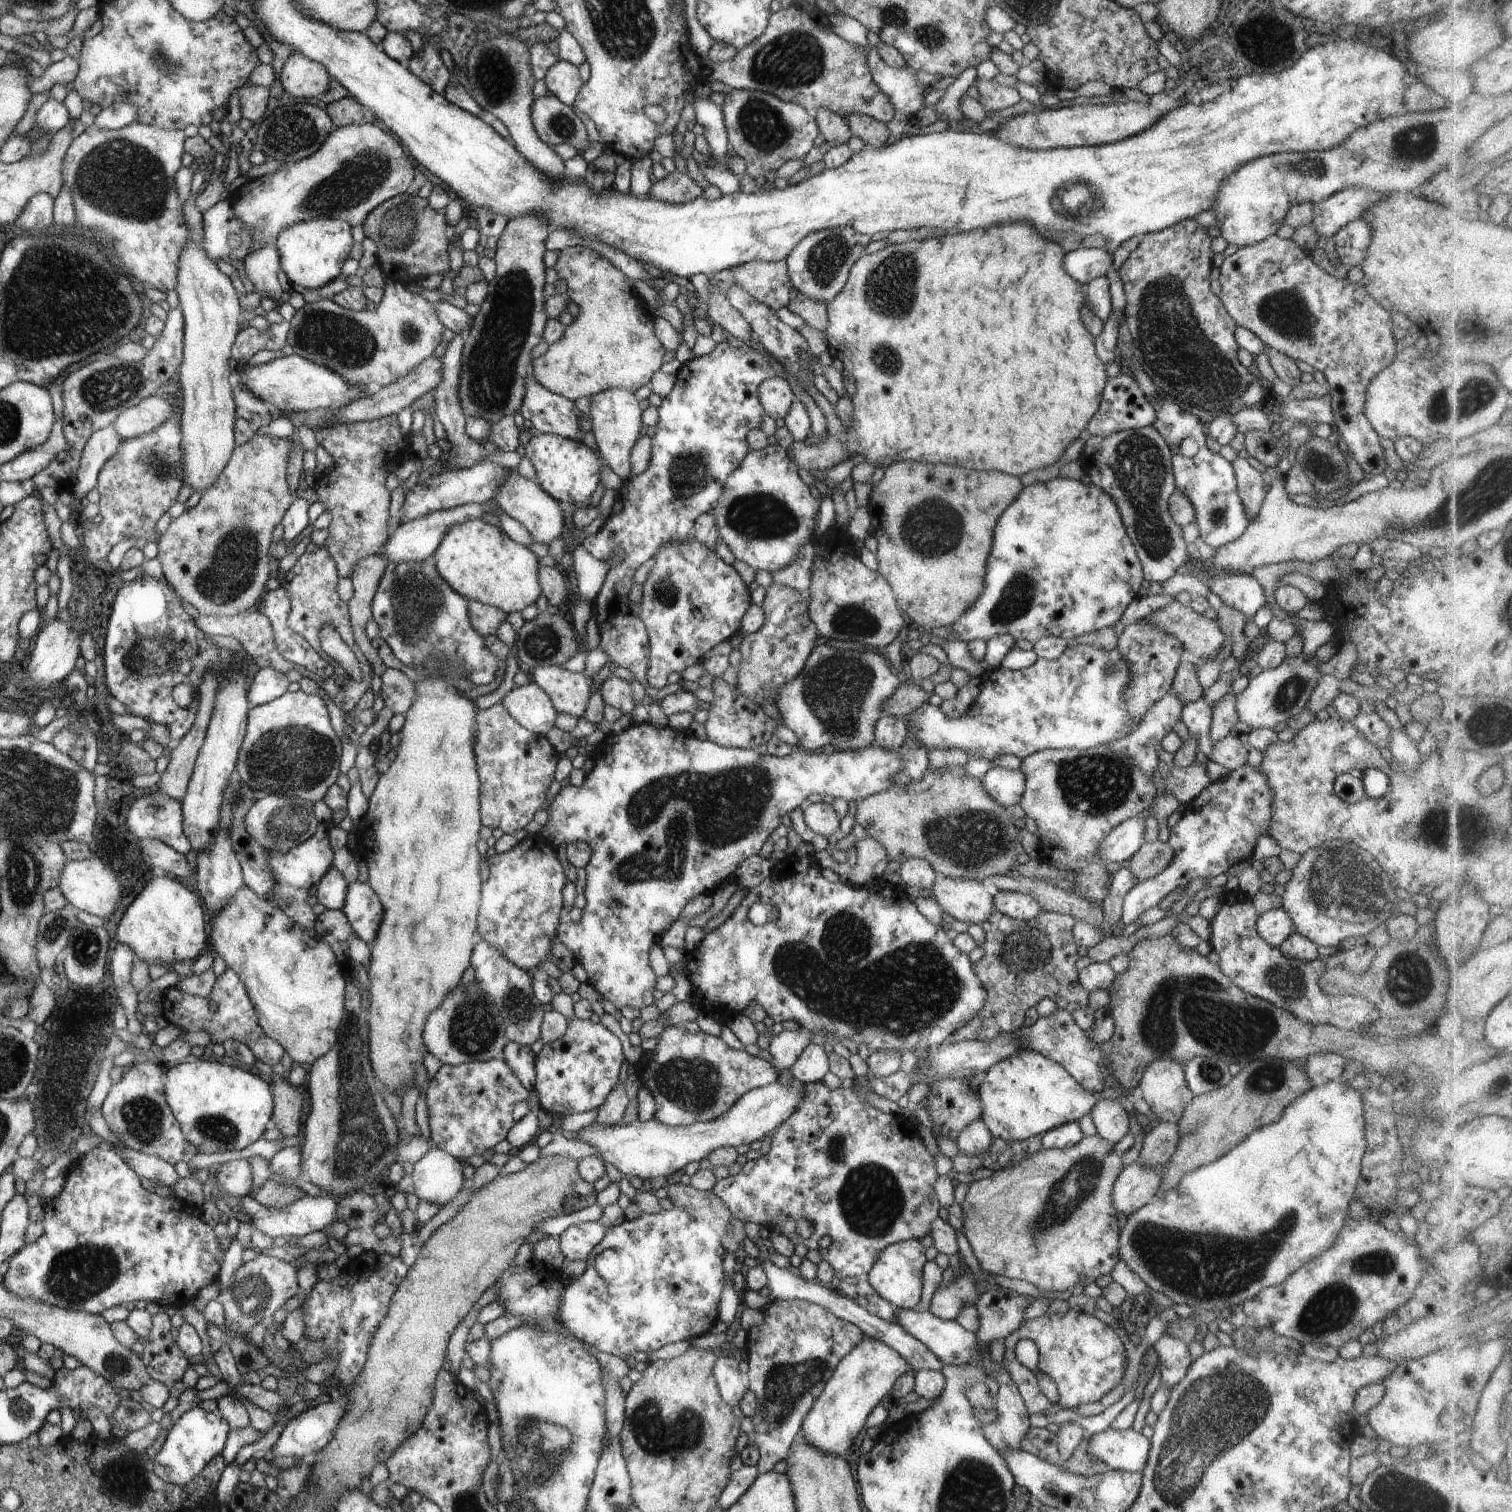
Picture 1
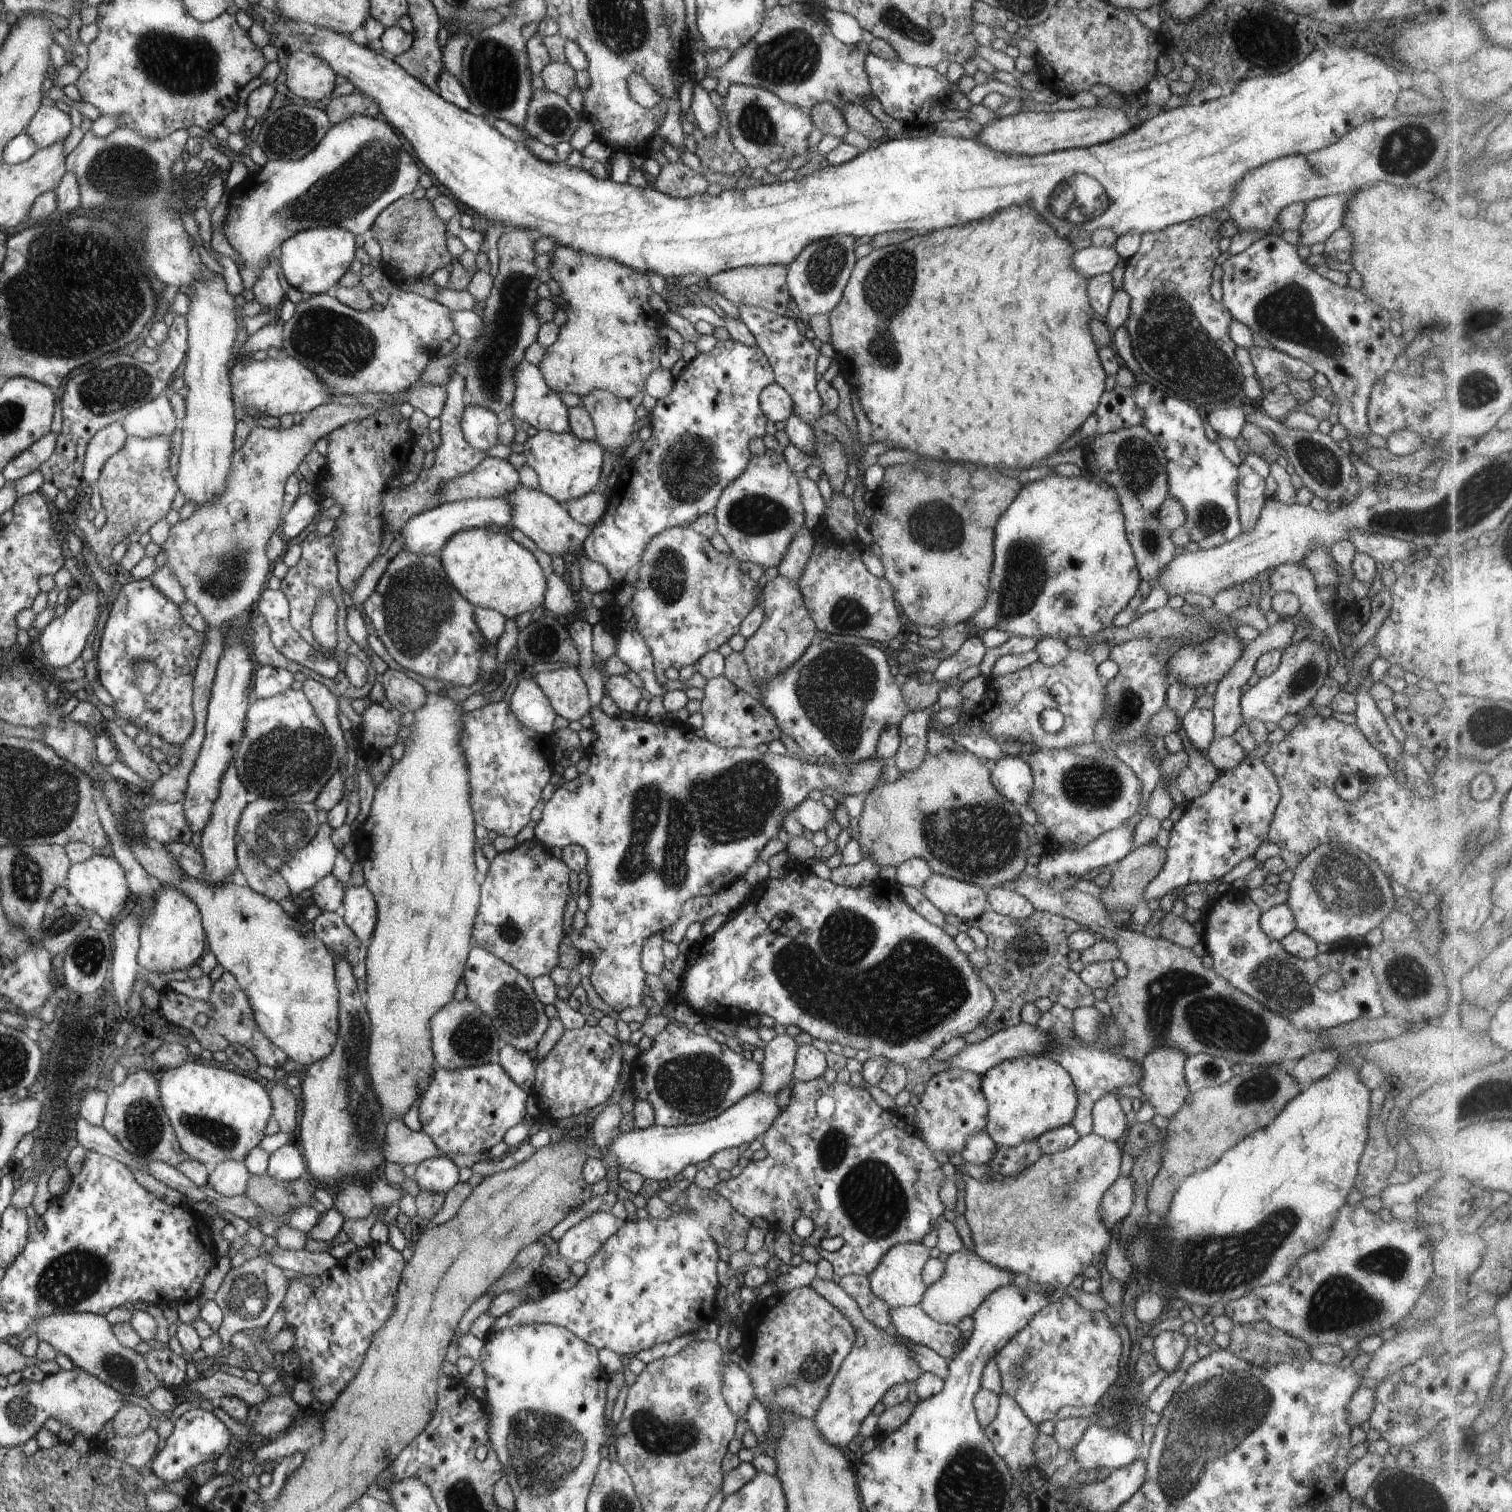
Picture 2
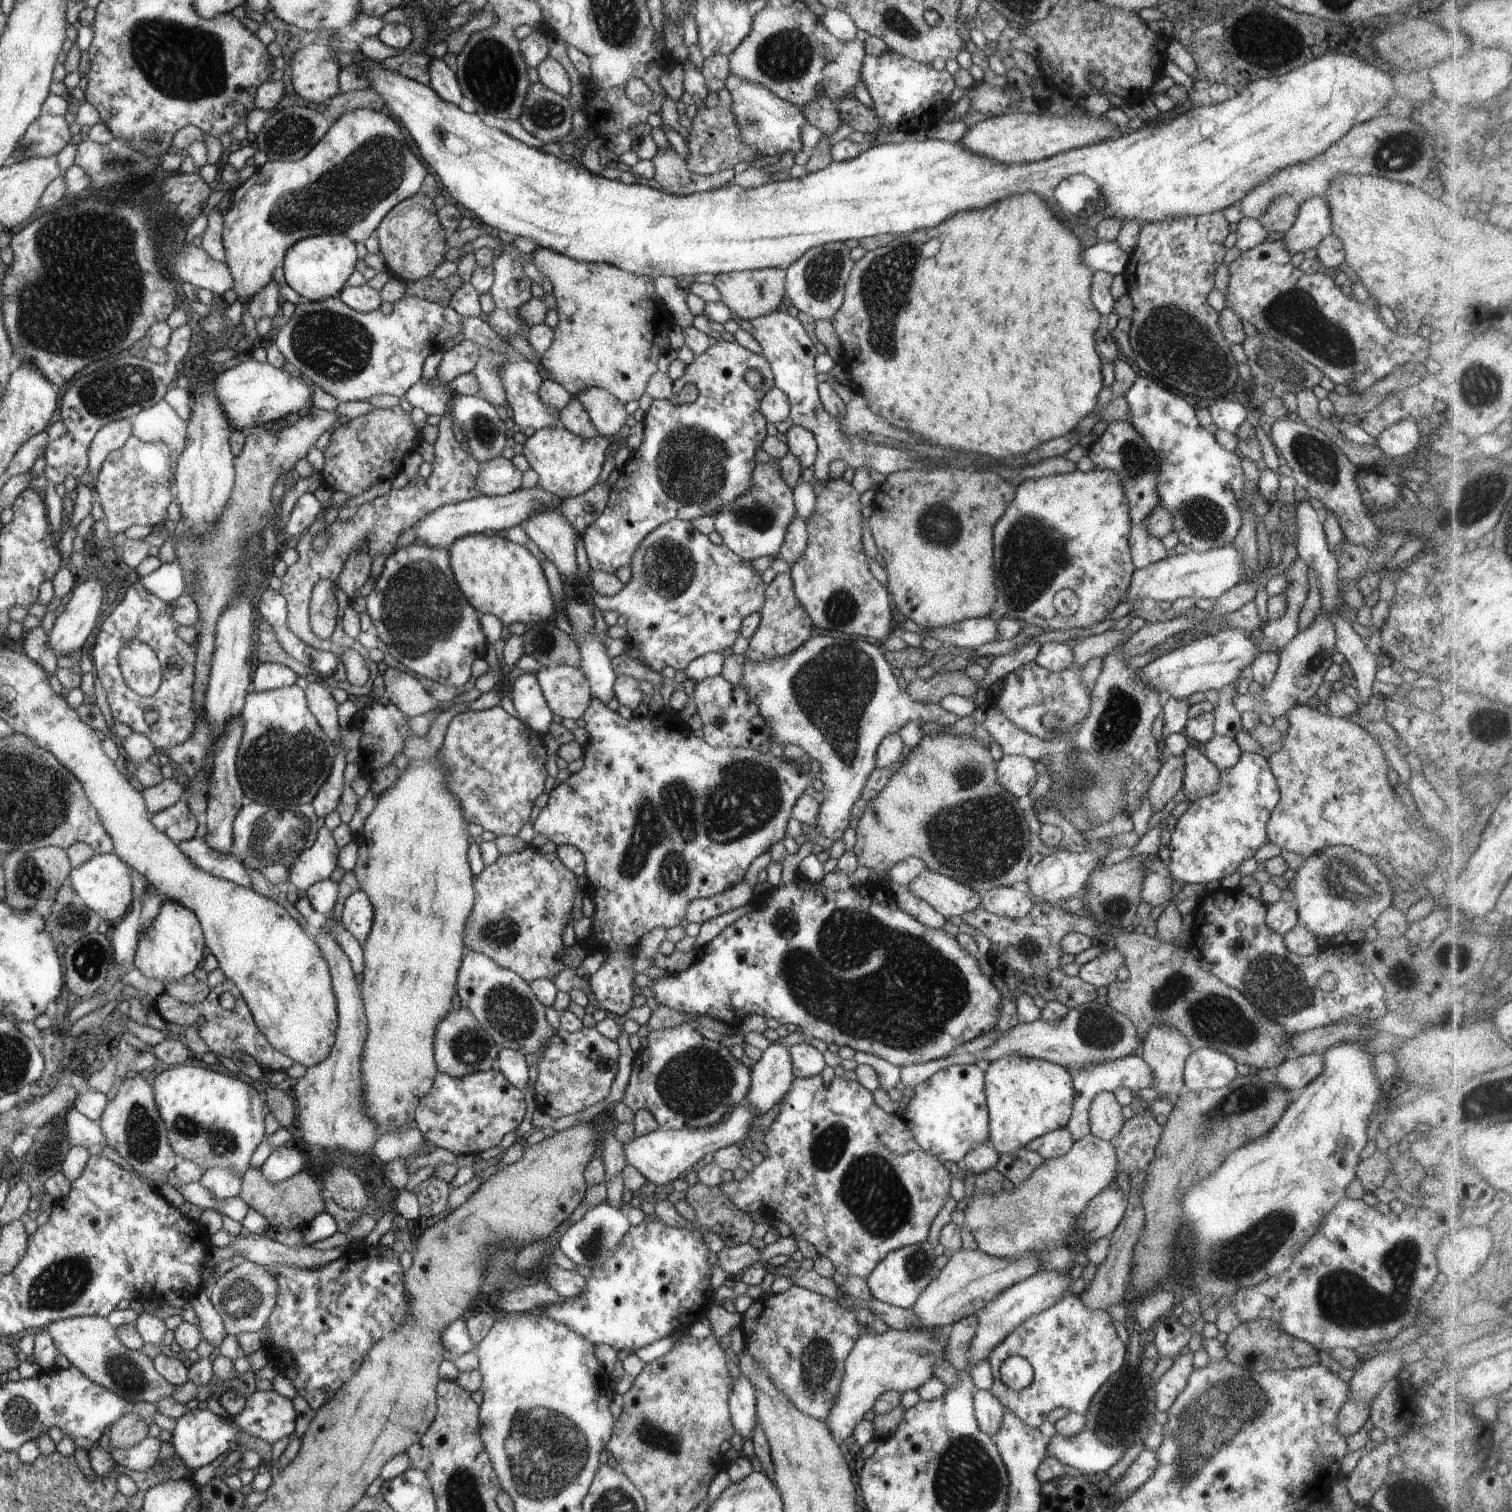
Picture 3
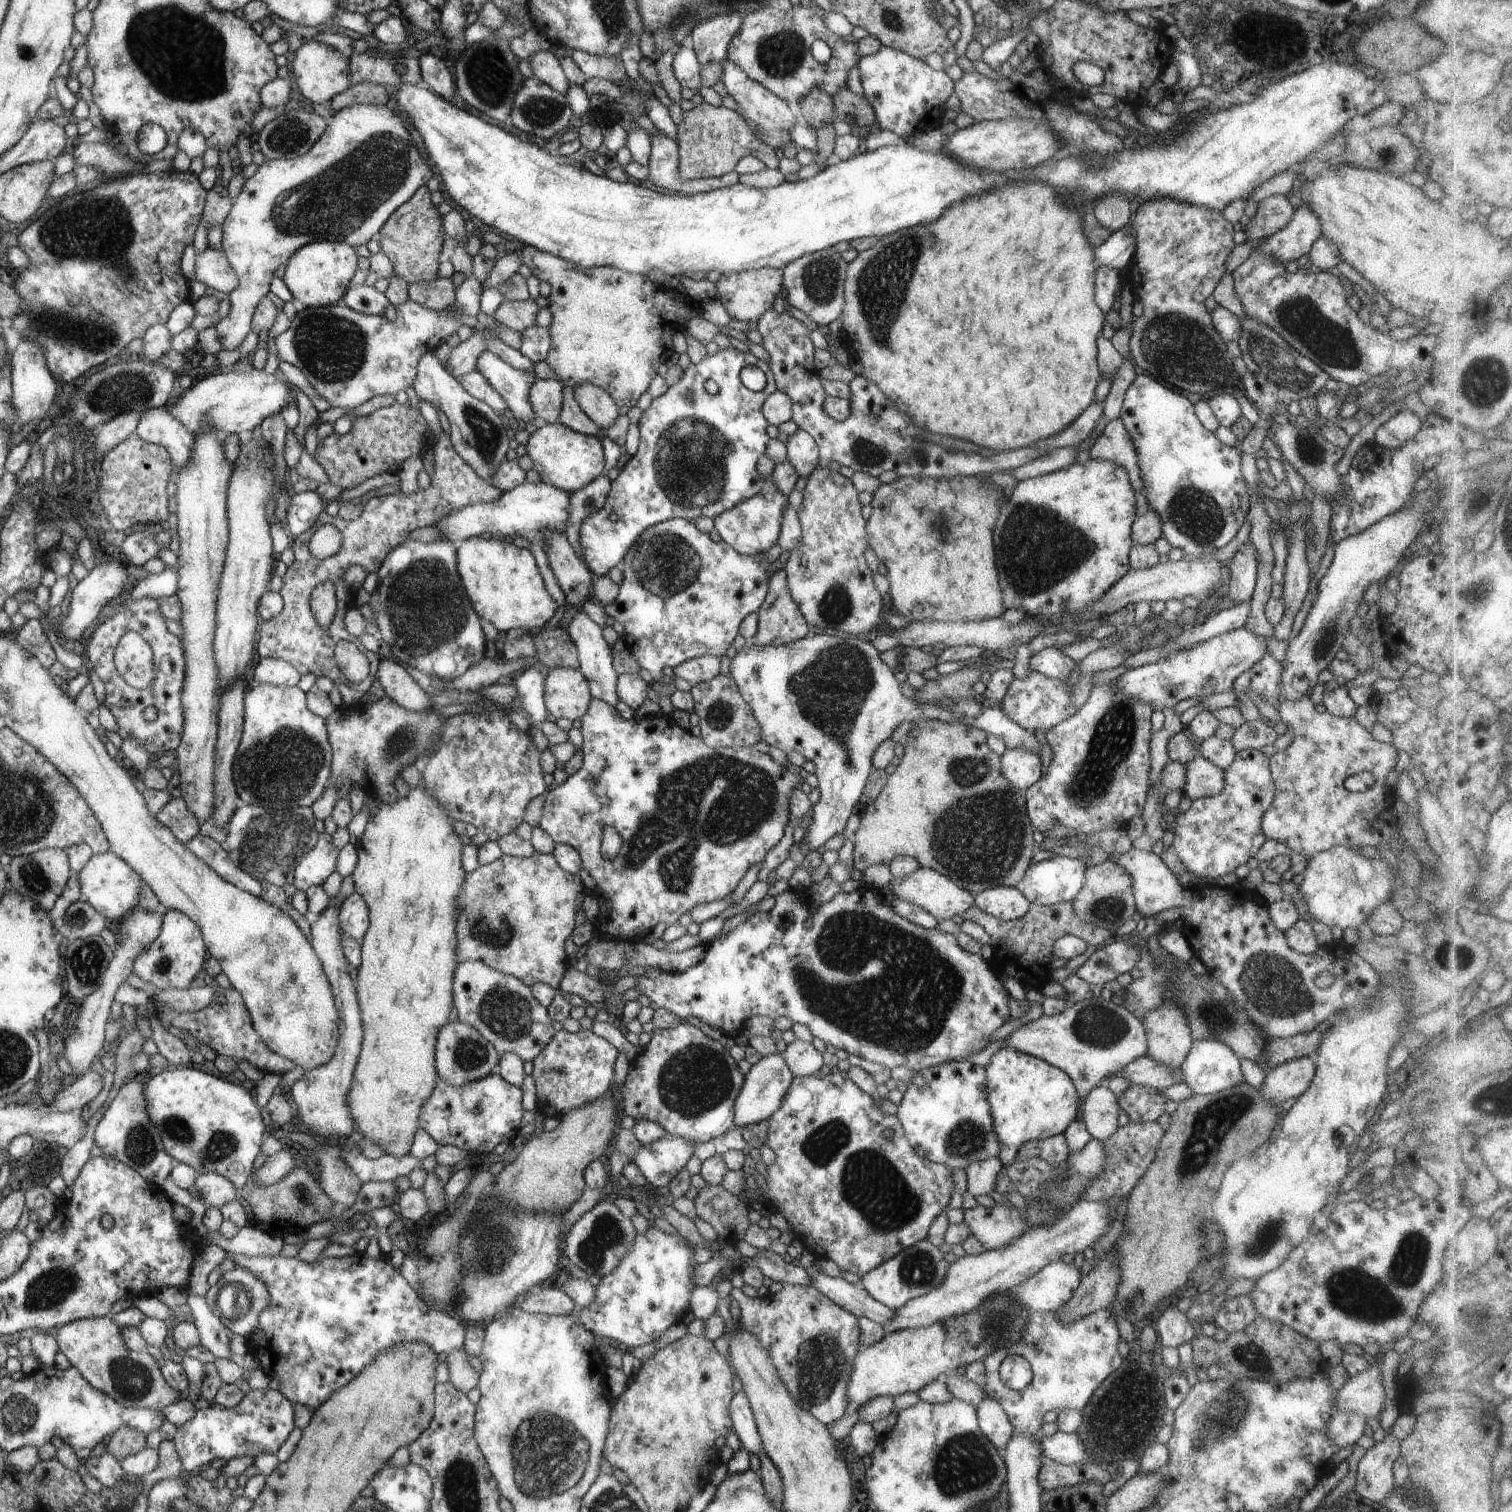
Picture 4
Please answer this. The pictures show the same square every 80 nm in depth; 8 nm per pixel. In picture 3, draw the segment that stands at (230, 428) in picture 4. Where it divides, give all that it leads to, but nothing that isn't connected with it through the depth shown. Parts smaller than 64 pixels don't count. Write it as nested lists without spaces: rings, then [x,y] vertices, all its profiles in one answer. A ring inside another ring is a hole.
[[[247,353],[243,362],[223,373],[218,373],[209,388],[222,402],[225,414],[236,431],[244,428],[258,428],[271,420],[282,420],[291,412],[298,412],[303,406],[312,406],[308,383],[296,369],[288,365],[288,370],[277,369],[268,362],[258,363]]]

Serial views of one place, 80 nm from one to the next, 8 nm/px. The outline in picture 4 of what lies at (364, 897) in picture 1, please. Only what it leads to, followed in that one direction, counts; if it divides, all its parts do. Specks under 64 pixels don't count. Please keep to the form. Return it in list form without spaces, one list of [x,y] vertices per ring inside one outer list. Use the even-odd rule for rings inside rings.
[[[352,892],[342,902],[340,909],[340,927],[344,935],[351,936],[359,943],[369,928],[369,907],[361,894]]]

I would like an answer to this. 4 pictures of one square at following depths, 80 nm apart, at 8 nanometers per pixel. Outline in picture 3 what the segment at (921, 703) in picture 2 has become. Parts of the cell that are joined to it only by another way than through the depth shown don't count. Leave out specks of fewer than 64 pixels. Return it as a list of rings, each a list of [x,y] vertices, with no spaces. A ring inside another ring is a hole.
[[[965,669],[936,673],[932,678],[914,679],[908,685],[908,694],[923,703],[938,704],[946,695],[958,695],[970,701],[977,693],[976,679],[966,675]]]

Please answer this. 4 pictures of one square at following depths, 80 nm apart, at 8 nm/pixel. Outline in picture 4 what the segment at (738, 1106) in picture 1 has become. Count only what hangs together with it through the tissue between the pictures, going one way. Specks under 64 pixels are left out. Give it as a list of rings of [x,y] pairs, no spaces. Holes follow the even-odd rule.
[[[667,1134],[648,1146],[642,1145],[632,1162],[638,1166],[648,1184],[656,1188],[666,1187],[694,1155],[694,1145],[683,1138]]]

